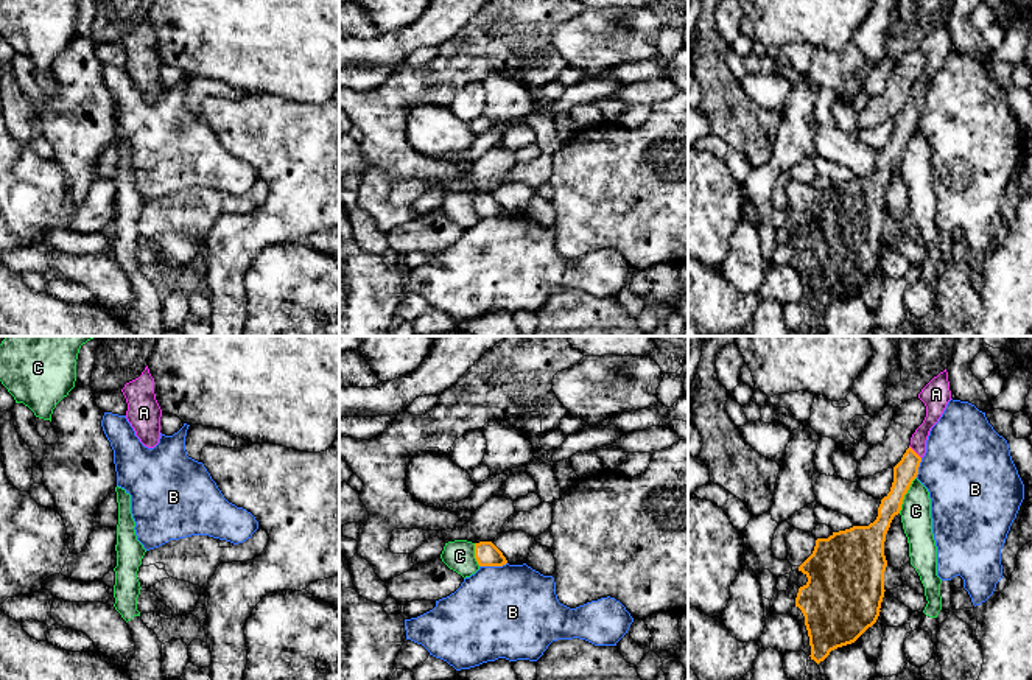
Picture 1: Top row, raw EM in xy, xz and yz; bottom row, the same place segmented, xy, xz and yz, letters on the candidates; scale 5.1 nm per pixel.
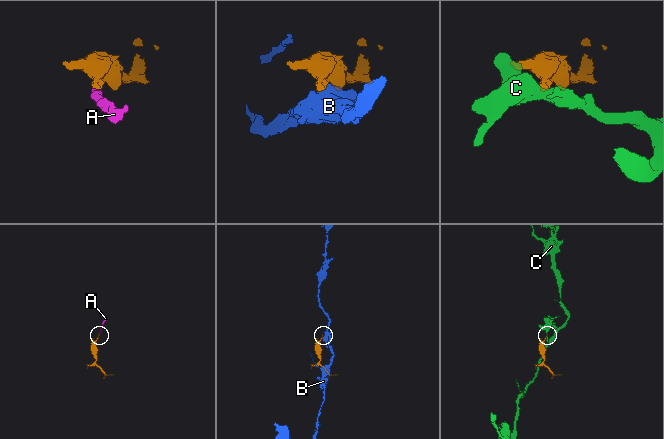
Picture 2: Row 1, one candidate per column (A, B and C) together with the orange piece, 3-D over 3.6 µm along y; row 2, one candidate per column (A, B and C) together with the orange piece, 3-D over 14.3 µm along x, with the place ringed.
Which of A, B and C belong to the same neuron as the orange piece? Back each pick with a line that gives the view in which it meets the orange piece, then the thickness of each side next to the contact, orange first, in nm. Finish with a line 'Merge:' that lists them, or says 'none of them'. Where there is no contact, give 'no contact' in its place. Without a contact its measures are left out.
A: meets orange in yz; 120 nm thick on the orange side, 100 nm on the other
Merge: A

